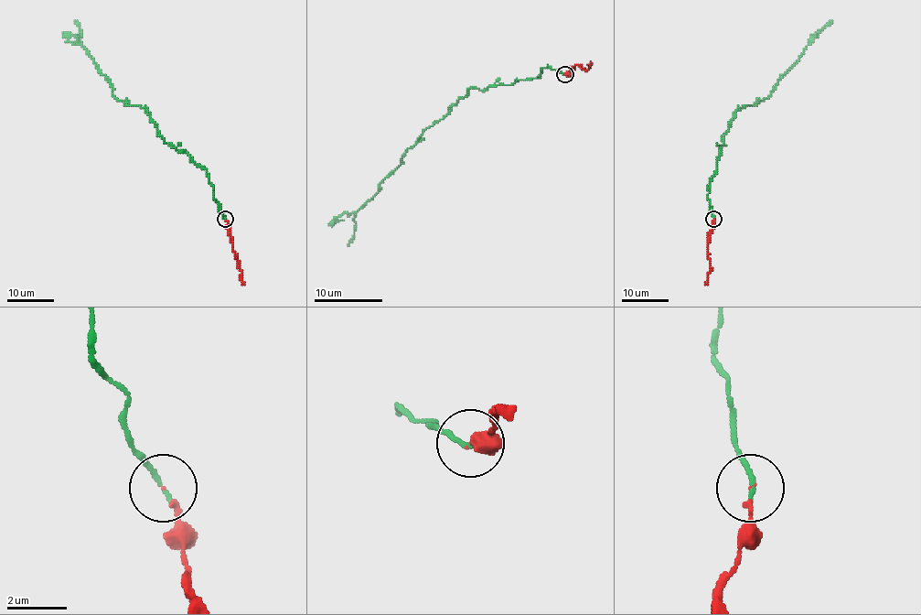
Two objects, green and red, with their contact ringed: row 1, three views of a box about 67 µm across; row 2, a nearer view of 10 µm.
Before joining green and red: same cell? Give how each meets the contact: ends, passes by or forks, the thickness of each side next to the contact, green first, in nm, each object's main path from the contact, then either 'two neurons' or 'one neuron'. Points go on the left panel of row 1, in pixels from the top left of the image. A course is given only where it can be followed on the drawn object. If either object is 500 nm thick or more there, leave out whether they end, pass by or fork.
green ends | red ends | 160/130 nm | green via (225, 219), (206, 170), (164, 141), (144, 108), (126, 104), (112, 94), (110, 81), (80, 42), (75, 21) | red via (225, 219), (243, 285) | one neuron

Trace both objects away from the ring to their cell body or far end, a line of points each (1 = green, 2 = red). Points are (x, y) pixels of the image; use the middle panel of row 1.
1: (564, 74), (549, 66), (537, 78), (470, 88), (421, 136), (354, 215), (356, 231), (348, 245)
2: (564, 74), (576, 64), (586, 70), (592, 62)

